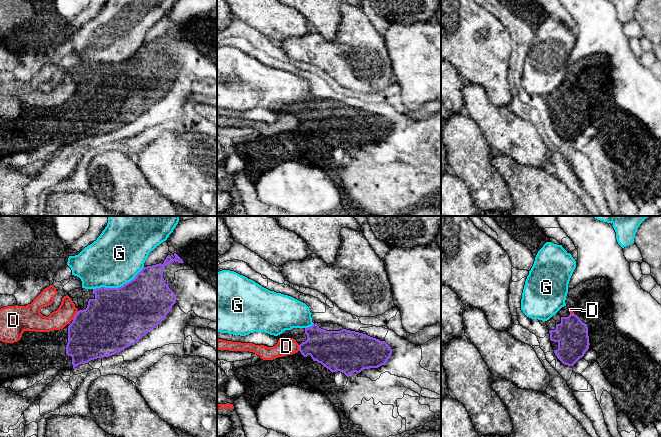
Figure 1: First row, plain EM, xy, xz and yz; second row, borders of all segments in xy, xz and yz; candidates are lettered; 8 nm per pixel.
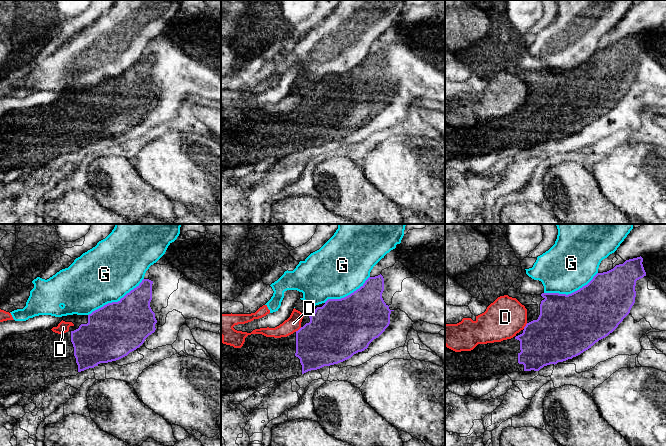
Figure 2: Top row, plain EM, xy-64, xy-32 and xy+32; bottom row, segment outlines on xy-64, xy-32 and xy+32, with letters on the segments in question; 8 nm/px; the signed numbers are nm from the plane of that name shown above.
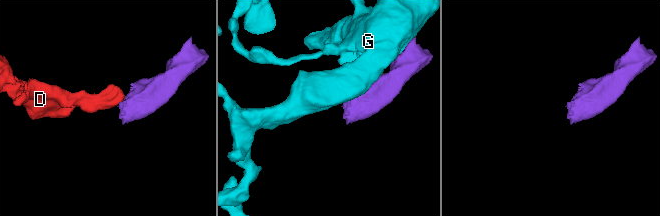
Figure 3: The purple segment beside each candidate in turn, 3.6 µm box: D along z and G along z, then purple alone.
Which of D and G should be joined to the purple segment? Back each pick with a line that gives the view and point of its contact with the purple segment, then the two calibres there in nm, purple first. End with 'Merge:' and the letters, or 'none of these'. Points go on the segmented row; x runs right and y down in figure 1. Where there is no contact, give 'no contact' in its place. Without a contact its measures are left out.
Merge: none of these

